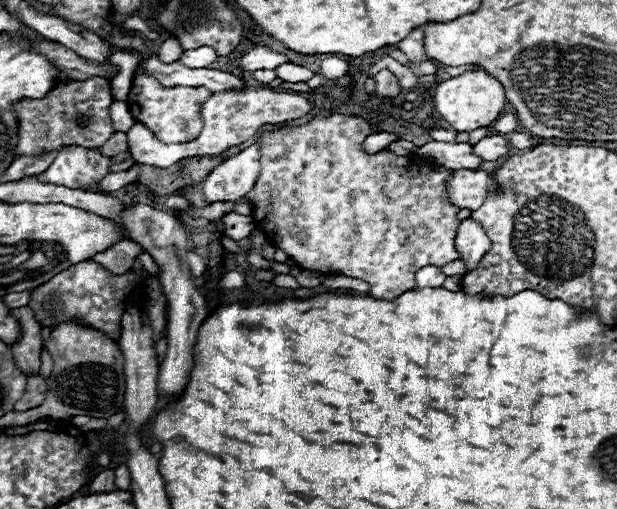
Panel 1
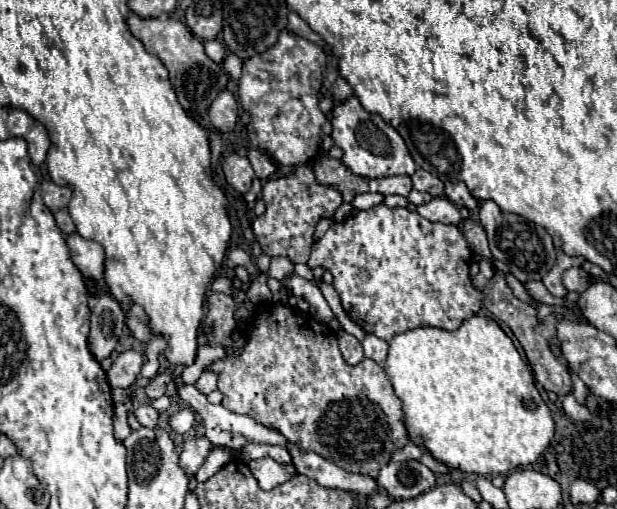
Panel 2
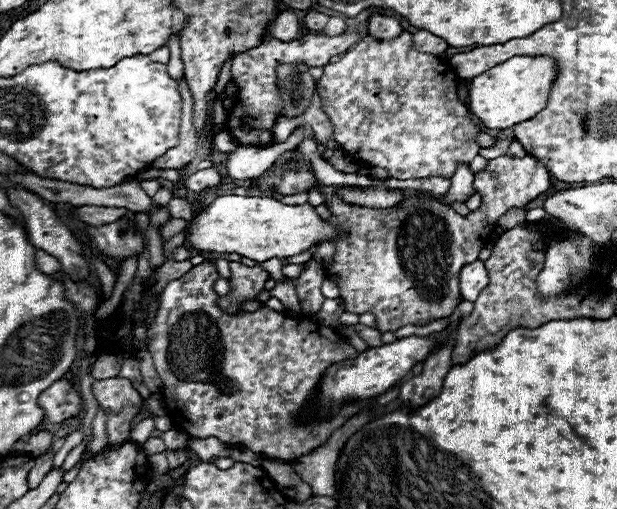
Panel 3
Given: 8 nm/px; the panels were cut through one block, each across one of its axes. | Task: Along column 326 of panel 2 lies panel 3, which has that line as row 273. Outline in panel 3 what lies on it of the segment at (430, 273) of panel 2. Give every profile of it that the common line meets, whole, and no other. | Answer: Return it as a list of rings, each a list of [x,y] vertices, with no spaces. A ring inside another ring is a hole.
[[[230,262],[230,272],[232,272],[232,276],[228,278],[230,292],[226,296],[218,298],[218,306],[226,314],[234,316],[234,314],[242,312],[240,302],[256,300],[256,296],[264,290],[264,284],[270,278],[270,274],[260,264],[254,268],[248,268],[240,262]]]

